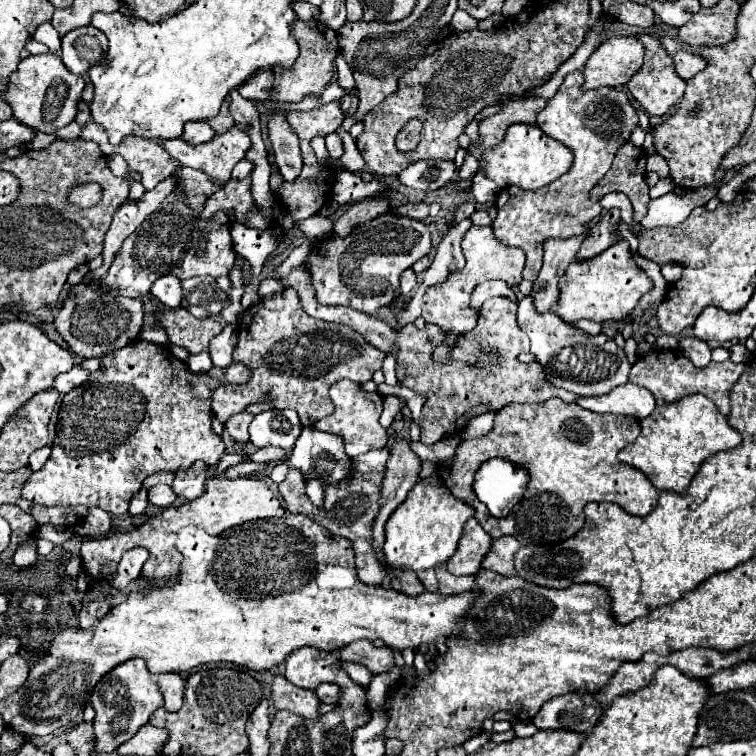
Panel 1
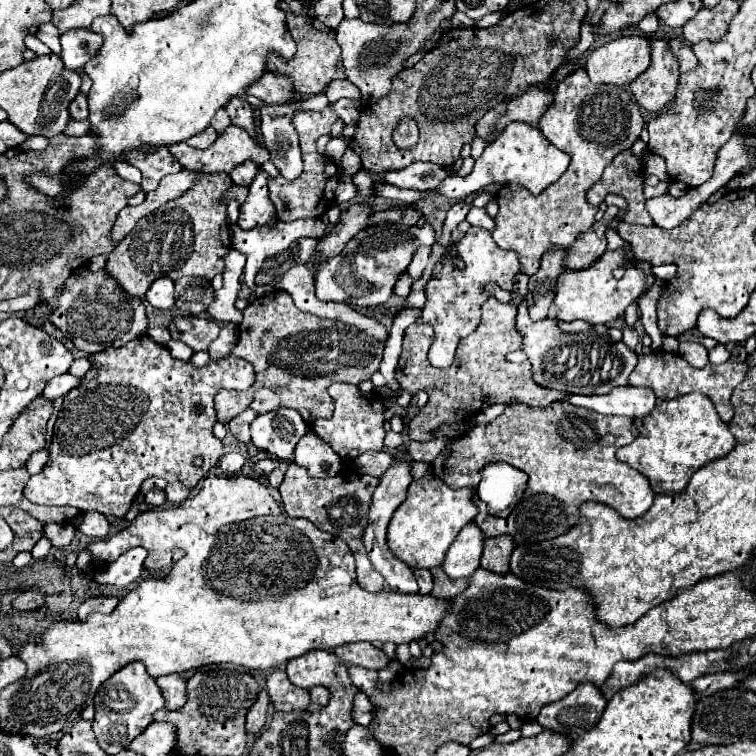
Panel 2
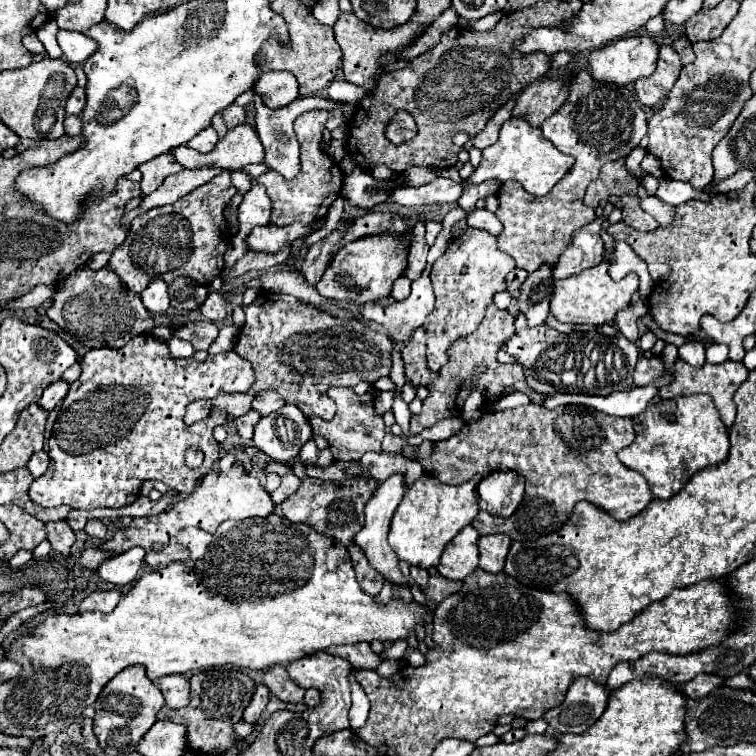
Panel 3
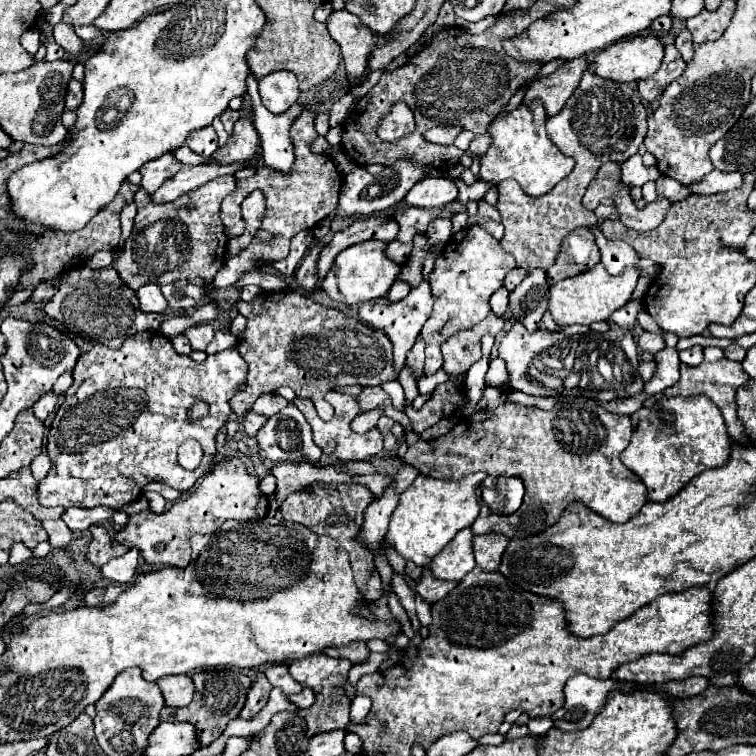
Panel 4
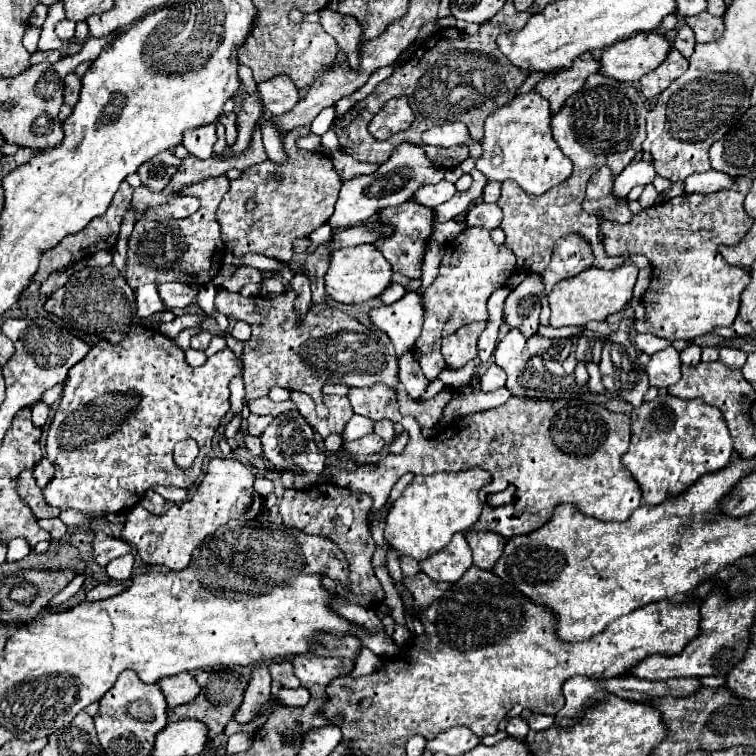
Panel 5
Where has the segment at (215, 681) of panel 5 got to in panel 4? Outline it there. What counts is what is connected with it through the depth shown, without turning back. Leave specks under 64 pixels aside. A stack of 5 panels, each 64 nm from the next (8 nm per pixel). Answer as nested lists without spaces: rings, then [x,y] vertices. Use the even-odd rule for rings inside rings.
[[[204,670],[192,676],[196,686],[194,700],[186,708],[164,708],[160,712],[160,720],[166,722],[190,722],[196,728],[198,744],[210,746],[218,736],[224,734],[226,724],[240,716],[240,710],[246,702],[246,692],[252,686],[252,680],[240,670]]]

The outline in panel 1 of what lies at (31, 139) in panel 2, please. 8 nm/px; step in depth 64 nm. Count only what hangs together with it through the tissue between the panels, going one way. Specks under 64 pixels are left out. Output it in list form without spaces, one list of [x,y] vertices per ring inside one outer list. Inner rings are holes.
[[[39,132],[36,134],[34,140],[30,143],[30,146],[34,150],[40,150],[47,148],[56,139],[55,134],[46,134]]]

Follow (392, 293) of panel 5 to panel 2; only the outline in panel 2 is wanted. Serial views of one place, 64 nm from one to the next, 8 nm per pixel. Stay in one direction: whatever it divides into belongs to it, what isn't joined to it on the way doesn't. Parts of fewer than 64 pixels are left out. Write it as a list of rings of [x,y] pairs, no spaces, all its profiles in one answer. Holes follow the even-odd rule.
[[[404,272],[404,274],[400,274],[400,280],[396,282],[396,288],[394,288],[394,292],[396,292],[398,296],[406,298],[406,296],[410,294],[410,290],[412,290],[412,284],[414,284],[414,280],[410,278],[410,274],[408,274],[408,272]]]

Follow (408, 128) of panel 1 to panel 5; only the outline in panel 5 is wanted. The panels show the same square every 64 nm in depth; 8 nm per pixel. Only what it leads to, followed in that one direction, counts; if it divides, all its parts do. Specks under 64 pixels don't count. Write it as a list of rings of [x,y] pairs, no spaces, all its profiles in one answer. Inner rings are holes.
[[[392,98],[390,104],[384,104],[384,108],[374,116],[368,130],[376,140],[388,140],[398,132],[408,130],[412,122],[414,112],[408,106],[408,98]]]

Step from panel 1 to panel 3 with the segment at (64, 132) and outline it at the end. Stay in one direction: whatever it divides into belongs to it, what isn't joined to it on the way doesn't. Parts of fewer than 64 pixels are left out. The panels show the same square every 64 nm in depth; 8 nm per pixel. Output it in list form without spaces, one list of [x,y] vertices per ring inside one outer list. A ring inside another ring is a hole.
[[[66,116],[66,120],[64,120],[64,128],[65,133],[68,136],[80,136],[80,132],[82,132],[82,120],[80,120],[80,116]]]

